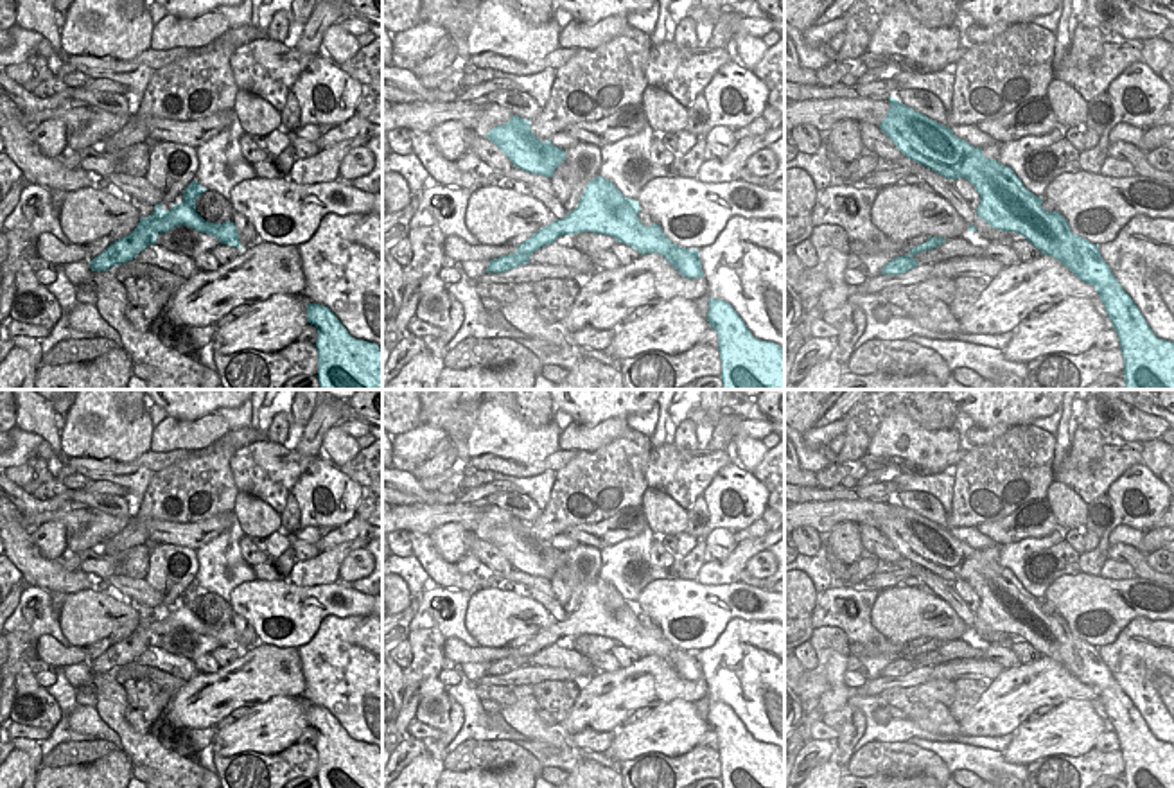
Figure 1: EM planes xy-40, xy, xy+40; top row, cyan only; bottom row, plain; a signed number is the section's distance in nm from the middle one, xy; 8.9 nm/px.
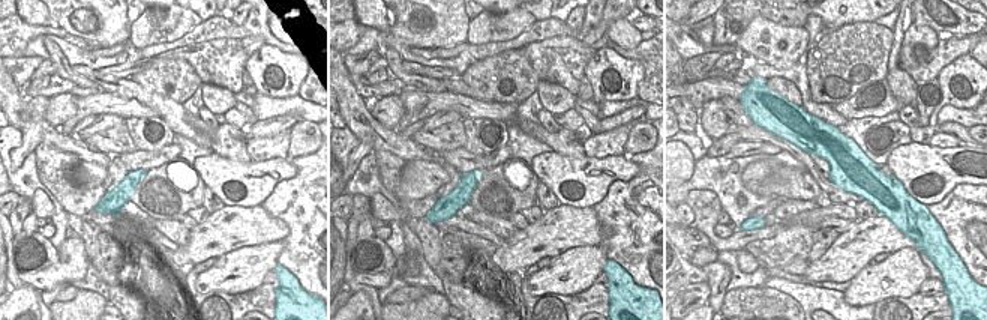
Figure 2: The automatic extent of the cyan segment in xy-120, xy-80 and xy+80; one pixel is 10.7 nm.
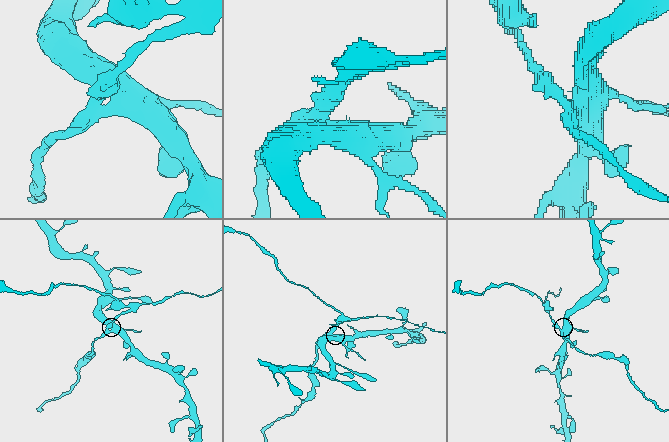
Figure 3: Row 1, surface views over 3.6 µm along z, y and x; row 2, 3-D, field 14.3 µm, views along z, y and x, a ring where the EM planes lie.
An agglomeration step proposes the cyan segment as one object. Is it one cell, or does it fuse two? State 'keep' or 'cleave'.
cleave

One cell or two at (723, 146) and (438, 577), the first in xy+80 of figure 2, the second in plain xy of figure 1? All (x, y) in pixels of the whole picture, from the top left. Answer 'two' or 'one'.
two

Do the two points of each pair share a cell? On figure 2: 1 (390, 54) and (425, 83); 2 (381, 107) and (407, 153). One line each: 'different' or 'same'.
1: same
2: different

